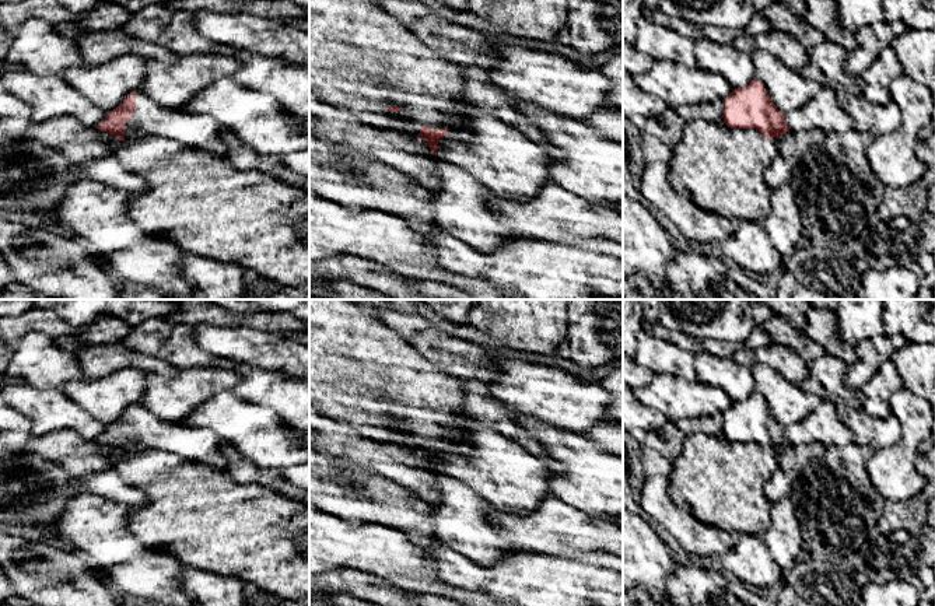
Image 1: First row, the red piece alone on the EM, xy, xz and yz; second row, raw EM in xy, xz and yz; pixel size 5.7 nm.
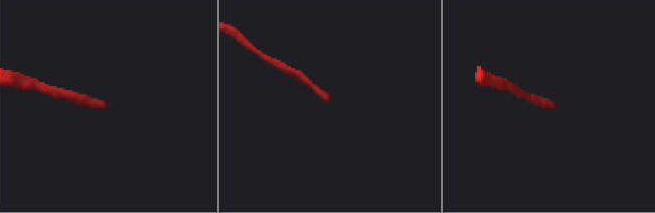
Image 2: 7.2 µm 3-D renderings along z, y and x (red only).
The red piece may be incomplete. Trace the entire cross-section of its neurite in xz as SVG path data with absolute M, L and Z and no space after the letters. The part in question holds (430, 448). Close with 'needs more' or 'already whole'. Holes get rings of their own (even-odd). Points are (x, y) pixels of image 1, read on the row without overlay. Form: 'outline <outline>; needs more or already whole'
outline M470 418L466 420L463 435L472 448L470 455L455 453L448 441L420 439L416 451L427 455L437 473L461 480L480 498L502 512L526 515L535 511L546 497L554 495L549 488L549 479L553 476L549 459L530 453L518 442L490 431Z; needs more

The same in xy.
outline M141 404L127 407L95 441L126 458L136 451L160 449L223 470L223 449L230 446L210 430L161 420Z; needs more

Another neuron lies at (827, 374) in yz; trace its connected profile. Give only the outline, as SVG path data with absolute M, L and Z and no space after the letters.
M824 353L808 362L809 376L799 386L809 393L820 393L831 403L844 402L852 407L862 407L865 396L851 389L847 382L848 365L836 355Z

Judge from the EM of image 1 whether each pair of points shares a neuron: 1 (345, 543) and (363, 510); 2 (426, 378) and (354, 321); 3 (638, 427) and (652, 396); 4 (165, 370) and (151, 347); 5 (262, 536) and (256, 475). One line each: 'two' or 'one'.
1: two
2: one
3: two
4: two
5: two

